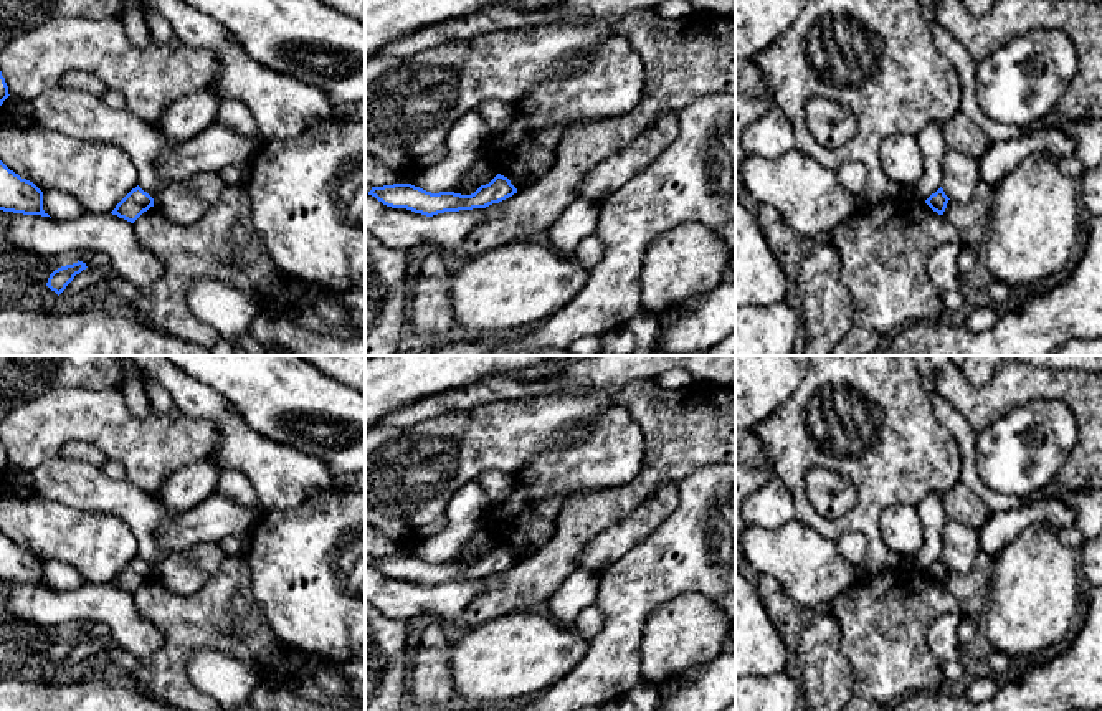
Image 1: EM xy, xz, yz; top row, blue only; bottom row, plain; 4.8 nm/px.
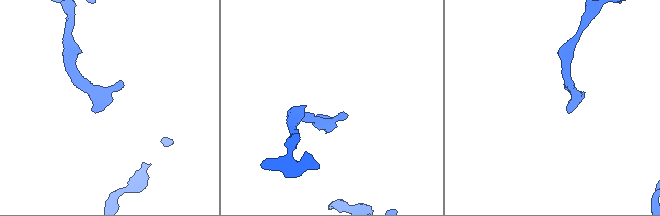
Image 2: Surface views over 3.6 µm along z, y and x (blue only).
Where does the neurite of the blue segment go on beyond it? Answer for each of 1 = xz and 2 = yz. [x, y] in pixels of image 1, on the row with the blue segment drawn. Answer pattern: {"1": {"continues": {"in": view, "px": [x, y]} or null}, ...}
{"1": {"continues": null}, "2": {"continues": null}}

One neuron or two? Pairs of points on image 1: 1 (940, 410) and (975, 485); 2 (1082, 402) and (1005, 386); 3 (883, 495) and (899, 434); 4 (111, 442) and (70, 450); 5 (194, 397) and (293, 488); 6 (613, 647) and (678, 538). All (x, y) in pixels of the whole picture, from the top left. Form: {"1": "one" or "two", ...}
{"1": "one", "2": "one", "3": "one", "4": "two", "5": "one", "6": "one"}

